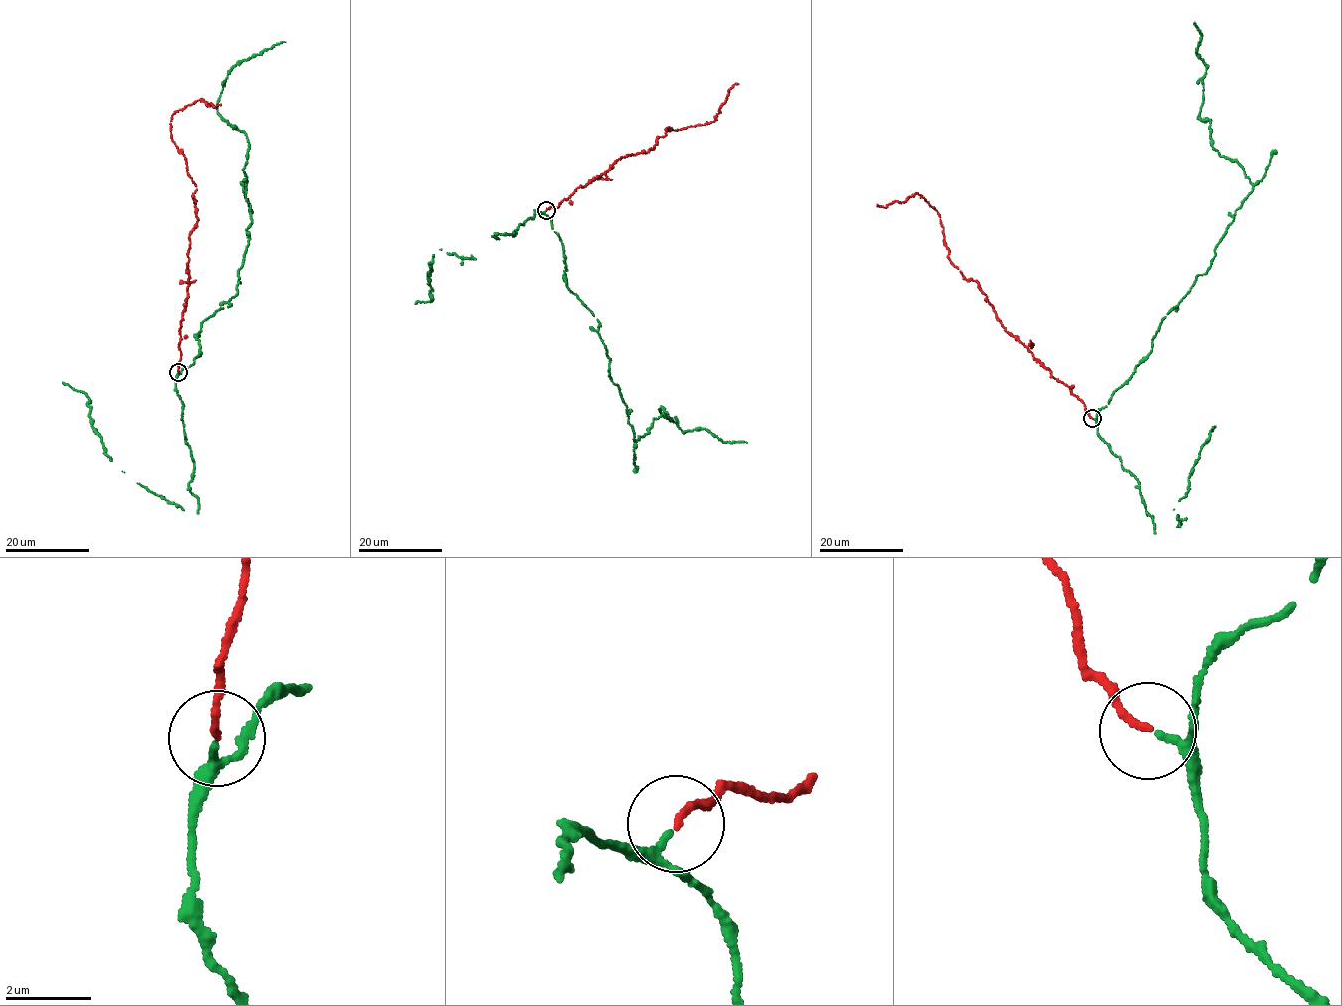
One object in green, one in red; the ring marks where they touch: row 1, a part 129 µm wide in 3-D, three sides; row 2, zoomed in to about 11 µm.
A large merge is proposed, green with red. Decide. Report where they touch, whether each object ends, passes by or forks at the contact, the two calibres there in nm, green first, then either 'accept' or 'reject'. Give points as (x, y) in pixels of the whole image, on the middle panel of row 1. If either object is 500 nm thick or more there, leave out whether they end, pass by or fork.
place (546, 210); green passes by; red ends; calibres 140 and 160 nm; accept

